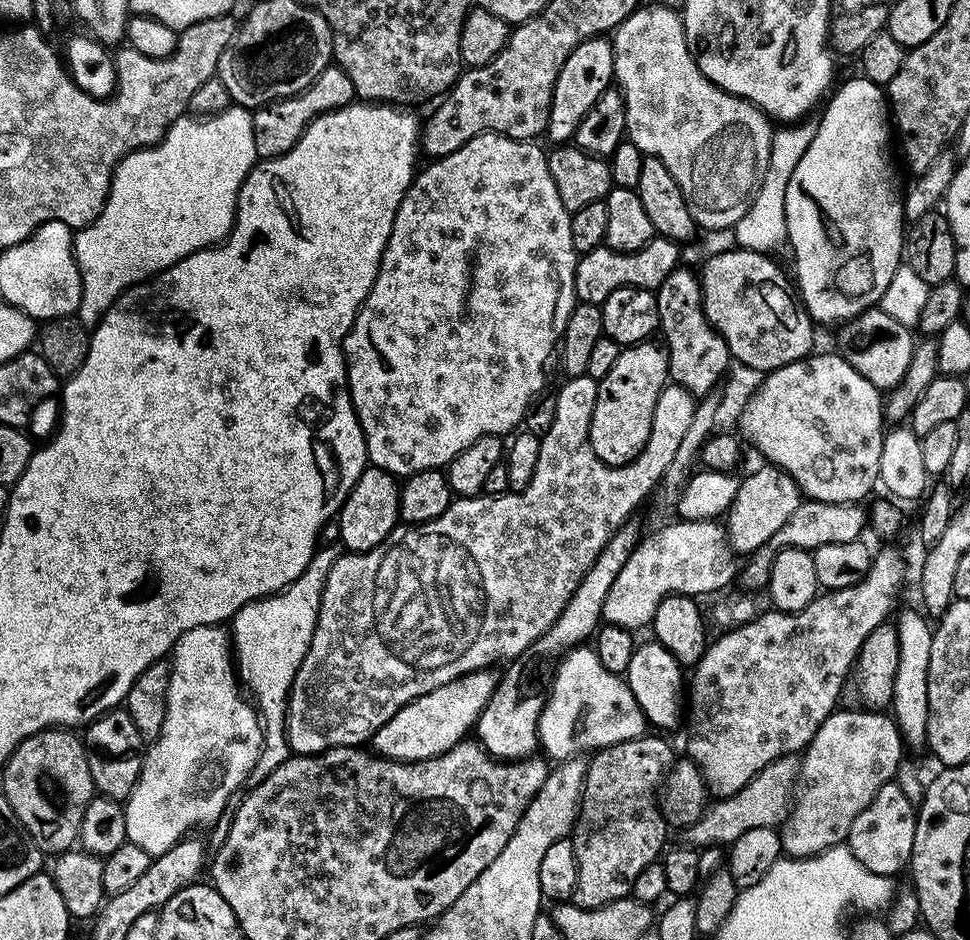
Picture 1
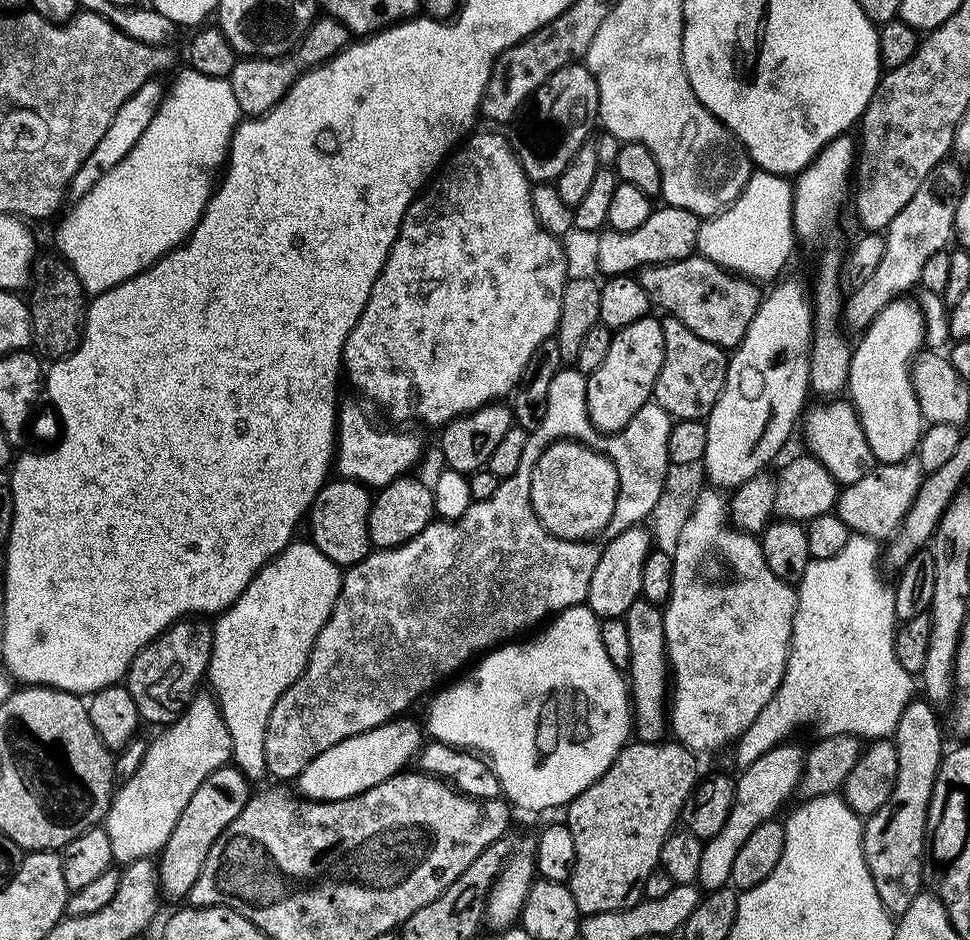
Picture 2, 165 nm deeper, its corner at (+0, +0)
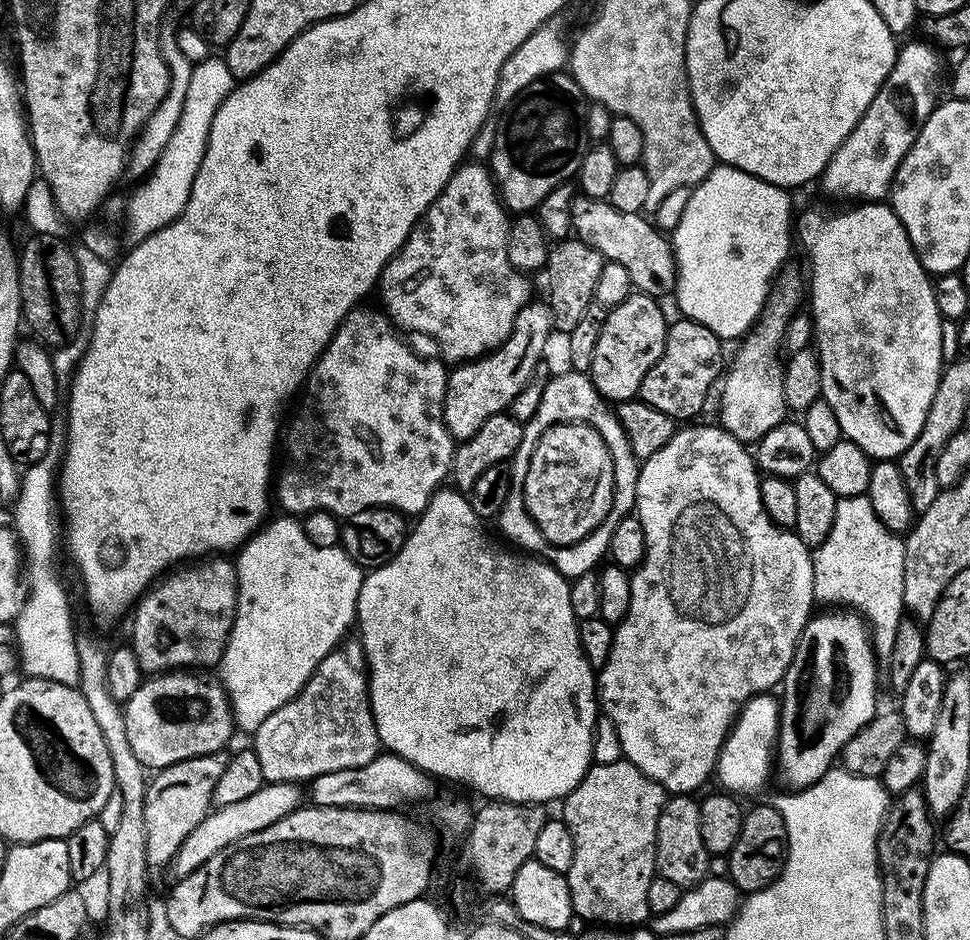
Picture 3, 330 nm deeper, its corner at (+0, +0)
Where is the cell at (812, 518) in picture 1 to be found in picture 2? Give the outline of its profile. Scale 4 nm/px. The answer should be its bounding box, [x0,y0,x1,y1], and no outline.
[835,458,925,542]

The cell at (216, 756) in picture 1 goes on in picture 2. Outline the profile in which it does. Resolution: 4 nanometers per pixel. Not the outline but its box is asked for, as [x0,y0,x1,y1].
[102,694,232,866]

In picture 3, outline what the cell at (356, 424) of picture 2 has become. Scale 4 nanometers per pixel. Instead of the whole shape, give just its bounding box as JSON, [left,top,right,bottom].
[274,307,454,518]

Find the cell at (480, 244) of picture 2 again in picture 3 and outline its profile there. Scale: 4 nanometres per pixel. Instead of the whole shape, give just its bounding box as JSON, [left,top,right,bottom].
[378,163,533,362]

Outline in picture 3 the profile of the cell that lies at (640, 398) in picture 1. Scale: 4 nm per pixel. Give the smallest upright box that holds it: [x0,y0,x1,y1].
[590,291,670,402]

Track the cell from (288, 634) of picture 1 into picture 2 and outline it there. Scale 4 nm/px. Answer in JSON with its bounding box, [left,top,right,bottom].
[206,542,342,782]

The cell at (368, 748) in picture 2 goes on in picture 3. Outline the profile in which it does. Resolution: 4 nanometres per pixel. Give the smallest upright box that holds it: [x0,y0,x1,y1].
[170,783,302,877]

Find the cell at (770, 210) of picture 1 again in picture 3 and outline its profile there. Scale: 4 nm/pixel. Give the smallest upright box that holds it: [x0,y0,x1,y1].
[670,164,794,342]

